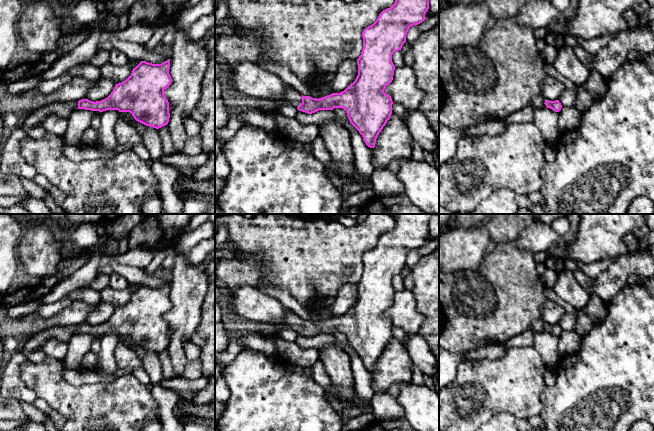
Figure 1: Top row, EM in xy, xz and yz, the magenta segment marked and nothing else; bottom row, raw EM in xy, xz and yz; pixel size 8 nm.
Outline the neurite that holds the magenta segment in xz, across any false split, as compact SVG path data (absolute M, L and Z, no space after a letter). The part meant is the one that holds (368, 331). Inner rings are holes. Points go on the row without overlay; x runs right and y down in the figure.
M398 214L395 227L383 234L377 244L362 256L363 273L357 283L358 299L344 315L332 317L316 323L303 320L292 312L286 314L286 320L275 324L277 330L294 330L299 335L312 338L319 334L342 332L346 335L350 347L362 359L370 372L375 371L376 363L392 338L392 322L384 316L393 304L395 290L392 286L394 276L401 274L406 266L406 258L413 249L422 247L429 233L429 221L433 214Z

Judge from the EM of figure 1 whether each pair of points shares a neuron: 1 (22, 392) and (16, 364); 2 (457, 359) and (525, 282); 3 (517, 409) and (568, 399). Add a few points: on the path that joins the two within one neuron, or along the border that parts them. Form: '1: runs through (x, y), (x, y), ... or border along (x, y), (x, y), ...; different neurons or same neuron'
1: runs through (15, 385), (15, 371); same neuron
2: border along (449, 351), (464, 354); different neurons
3: border along (545, 385), (541, 395), (542, 409), (539, 414); different neurons

